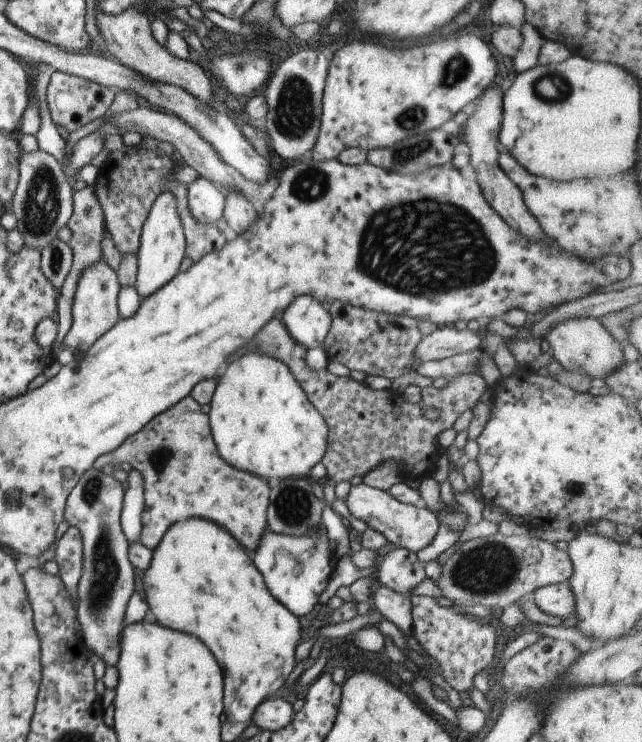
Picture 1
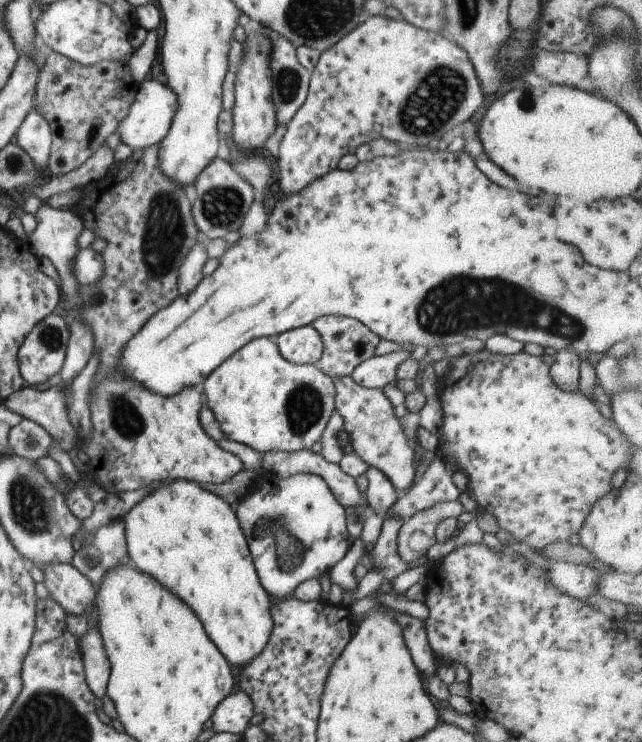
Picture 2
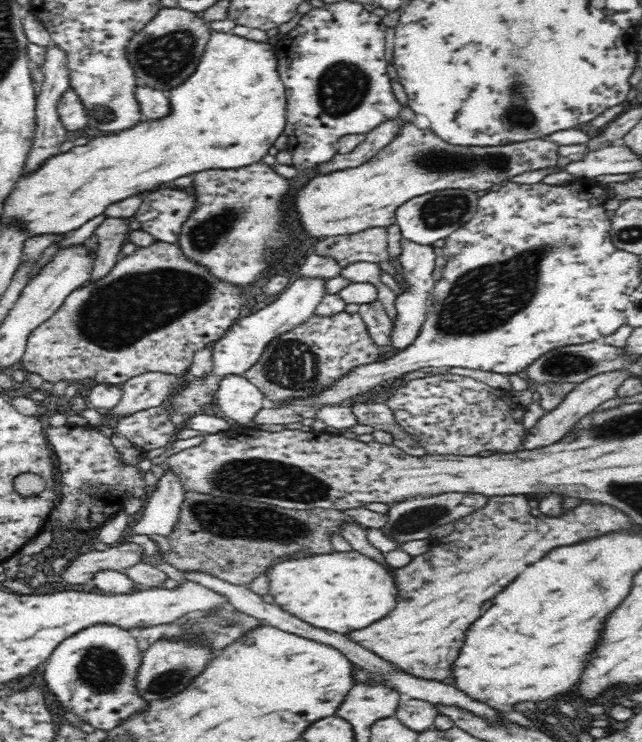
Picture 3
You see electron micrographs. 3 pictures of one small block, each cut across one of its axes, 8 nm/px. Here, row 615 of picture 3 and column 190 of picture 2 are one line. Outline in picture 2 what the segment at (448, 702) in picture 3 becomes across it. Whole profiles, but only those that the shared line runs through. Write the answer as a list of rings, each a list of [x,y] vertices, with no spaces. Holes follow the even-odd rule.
[[[196,242],[191,250],[188,250],[188,255],[183,261],[177,279],[177,288],[180,294],[187,294],[188,290],[198,285],[202,278],[202,268],[209,260],[207,248],[202,242]]]

